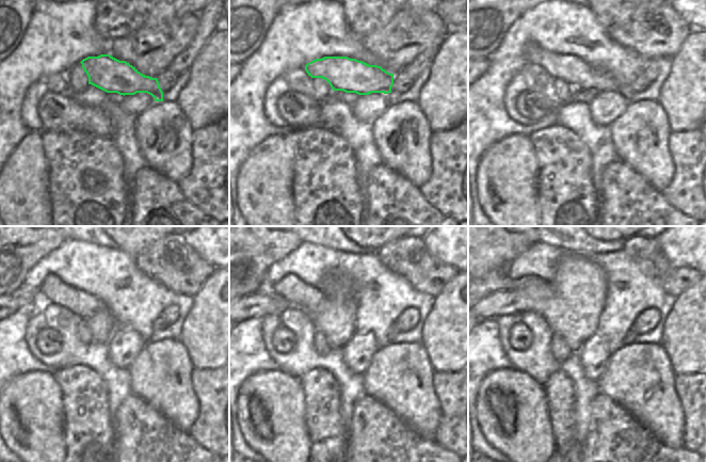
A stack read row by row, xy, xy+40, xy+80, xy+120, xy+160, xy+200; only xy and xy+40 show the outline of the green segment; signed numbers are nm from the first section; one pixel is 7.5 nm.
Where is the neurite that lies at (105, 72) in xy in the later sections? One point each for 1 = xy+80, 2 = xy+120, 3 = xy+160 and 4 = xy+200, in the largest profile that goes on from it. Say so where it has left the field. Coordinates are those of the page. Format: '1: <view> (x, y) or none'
1: xy+80 (577, 73)
2: xy+120 (52, 289)
3: xy+160 (296, 292)
4: xy+200 (525, 280)

